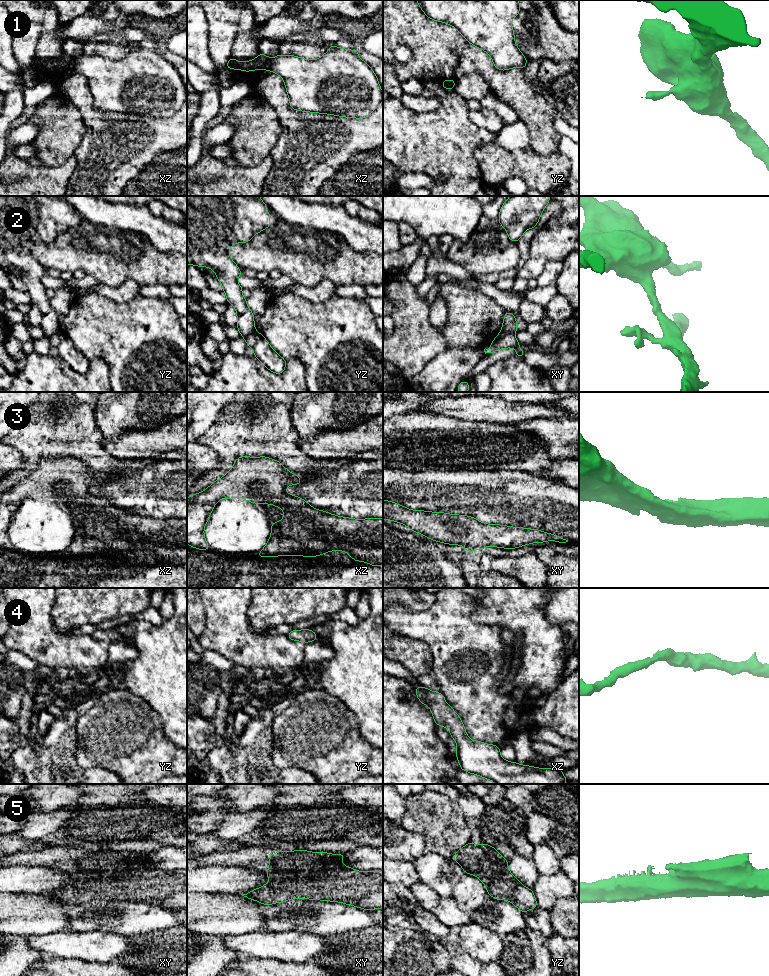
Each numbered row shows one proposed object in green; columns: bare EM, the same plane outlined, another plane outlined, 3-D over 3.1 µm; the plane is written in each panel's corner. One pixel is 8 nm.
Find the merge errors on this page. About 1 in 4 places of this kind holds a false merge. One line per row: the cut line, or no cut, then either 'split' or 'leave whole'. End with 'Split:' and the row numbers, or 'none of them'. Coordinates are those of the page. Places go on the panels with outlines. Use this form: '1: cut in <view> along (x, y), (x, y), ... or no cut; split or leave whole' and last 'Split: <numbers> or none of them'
1: cut in xz along (271, 59), (269, 69); split
2: cut in xy along (501, 331), (514, 333); split
3: no cut; leave whole
4: no cut; leave whole
5: no cut; leave whole
Split: 1, 2

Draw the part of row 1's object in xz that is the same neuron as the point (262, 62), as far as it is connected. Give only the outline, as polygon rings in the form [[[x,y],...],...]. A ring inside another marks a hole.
[[[260,53],[254,60],[246,62],[239,62],[231,57],[226,68],[249,72],[252,70],[270,70],[270,66],[271,58]]]

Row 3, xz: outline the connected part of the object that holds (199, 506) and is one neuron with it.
[[[265,456],[237,458],[232,470],[204,491],[187,498],[187,544],[199,550],[210,550],[204,537],[204,527],[215,504],[223,498],[241,497],[255,504],[280,507],[285,513],[279,522],[271,523],[270,538],[258,557],[314,557],[329,551],[345,551],[355,561],[383,566],[383,518],[352,519],[317,510],[303,498],[285,491],[288,486],[300,483],[299,476],[289,472],[279,461]]]

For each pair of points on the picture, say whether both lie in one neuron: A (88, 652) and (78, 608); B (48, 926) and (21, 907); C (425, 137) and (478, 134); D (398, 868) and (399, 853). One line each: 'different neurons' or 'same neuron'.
A: different neurons
B: same neuron
C: same neuron
D: different neurons

